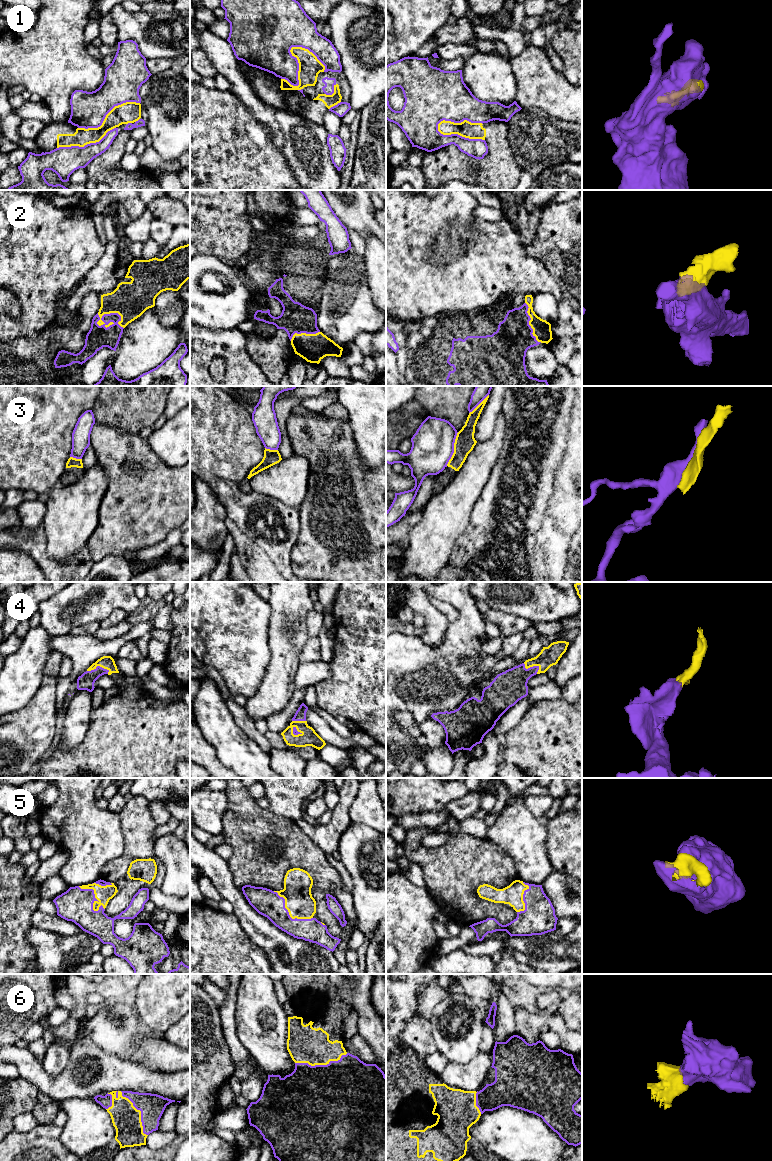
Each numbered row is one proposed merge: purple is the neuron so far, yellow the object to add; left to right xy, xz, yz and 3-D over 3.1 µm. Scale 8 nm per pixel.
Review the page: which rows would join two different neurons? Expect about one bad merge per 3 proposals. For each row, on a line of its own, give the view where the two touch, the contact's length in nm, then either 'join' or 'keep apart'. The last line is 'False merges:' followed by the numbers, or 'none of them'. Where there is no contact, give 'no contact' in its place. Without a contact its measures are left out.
1: contact in yz; length 400 nm; keep apart
2: contact in xy; length 240 nm; join
3: contact in yz; length 280 nm; keep apart
4: contact in xy; length 180 nm; join
5: contact in xy; length 280 nm; join
6: contact in xz; length 440 nm; join
False merges: 1, 3

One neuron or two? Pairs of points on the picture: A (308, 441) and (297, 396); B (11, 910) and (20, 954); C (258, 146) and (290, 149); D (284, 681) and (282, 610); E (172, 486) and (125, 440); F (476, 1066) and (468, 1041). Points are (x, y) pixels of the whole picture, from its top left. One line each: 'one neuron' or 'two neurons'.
A: two neurons
B: one neuron
C: two neurons
D: one neuron
E: one neuron
F: two neurons

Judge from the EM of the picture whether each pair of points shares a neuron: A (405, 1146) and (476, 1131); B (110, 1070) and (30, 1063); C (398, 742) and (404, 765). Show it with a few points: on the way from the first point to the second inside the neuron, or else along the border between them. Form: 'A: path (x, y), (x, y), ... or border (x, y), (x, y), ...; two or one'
A: border (483, 1113), (469, 1128), (470, 1138); two
B: path (90, 1086), (81, 1089), (48, 1083); one
C: path (398, 748), (401, 759); one

